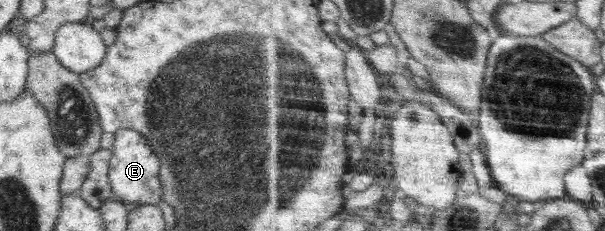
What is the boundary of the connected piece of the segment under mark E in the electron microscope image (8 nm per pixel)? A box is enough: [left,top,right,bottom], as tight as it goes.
[109,129,162,205]

